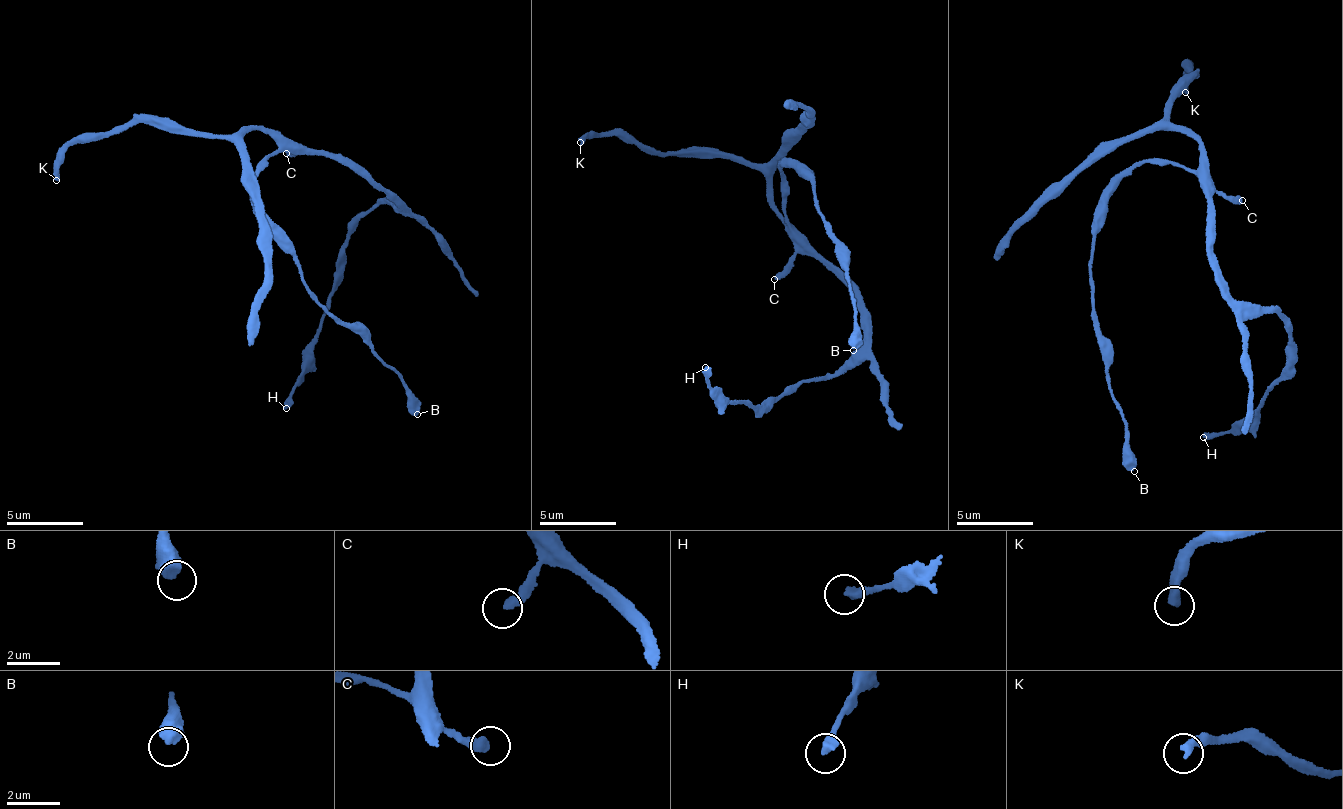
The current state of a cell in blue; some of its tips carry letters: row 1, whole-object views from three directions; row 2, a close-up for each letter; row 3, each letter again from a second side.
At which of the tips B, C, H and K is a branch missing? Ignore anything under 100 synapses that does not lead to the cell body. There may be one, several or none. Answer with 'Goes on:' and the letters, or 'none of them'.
Goes on: K

